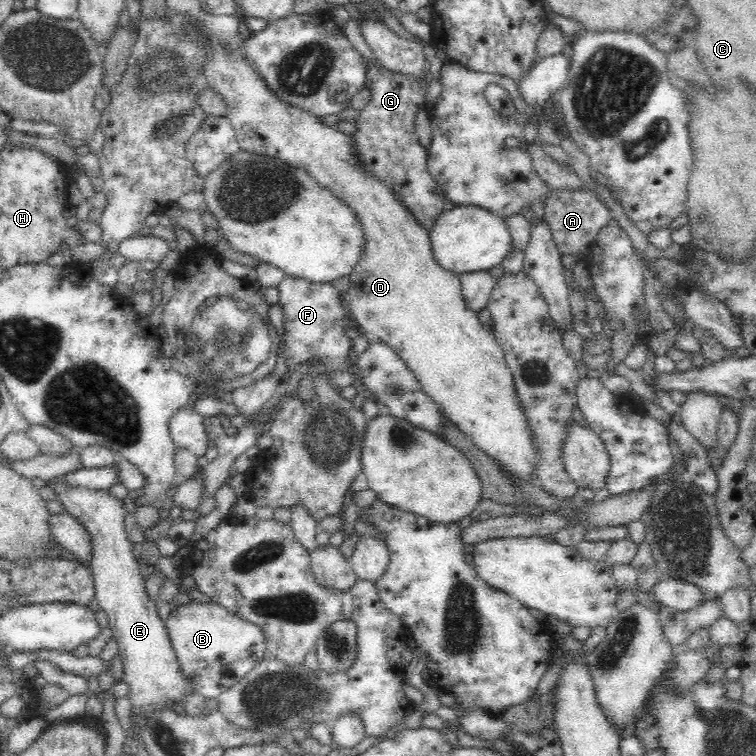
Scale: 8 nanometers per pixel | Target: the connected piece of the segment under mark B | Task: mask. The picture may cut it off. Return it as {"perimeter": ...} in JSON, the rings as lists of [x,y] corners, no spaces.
{"perimeter":[[[187,603],[171,611],[165,622],[172,646],[174,647],[182,672],[189,678],[194,693],[204,696],[206,700],[217,697],[240,682],[253,668],[256,668],[267,656],[266,639],[262,629],[238,615],[228,612],[226,607],[212,603]]]}

